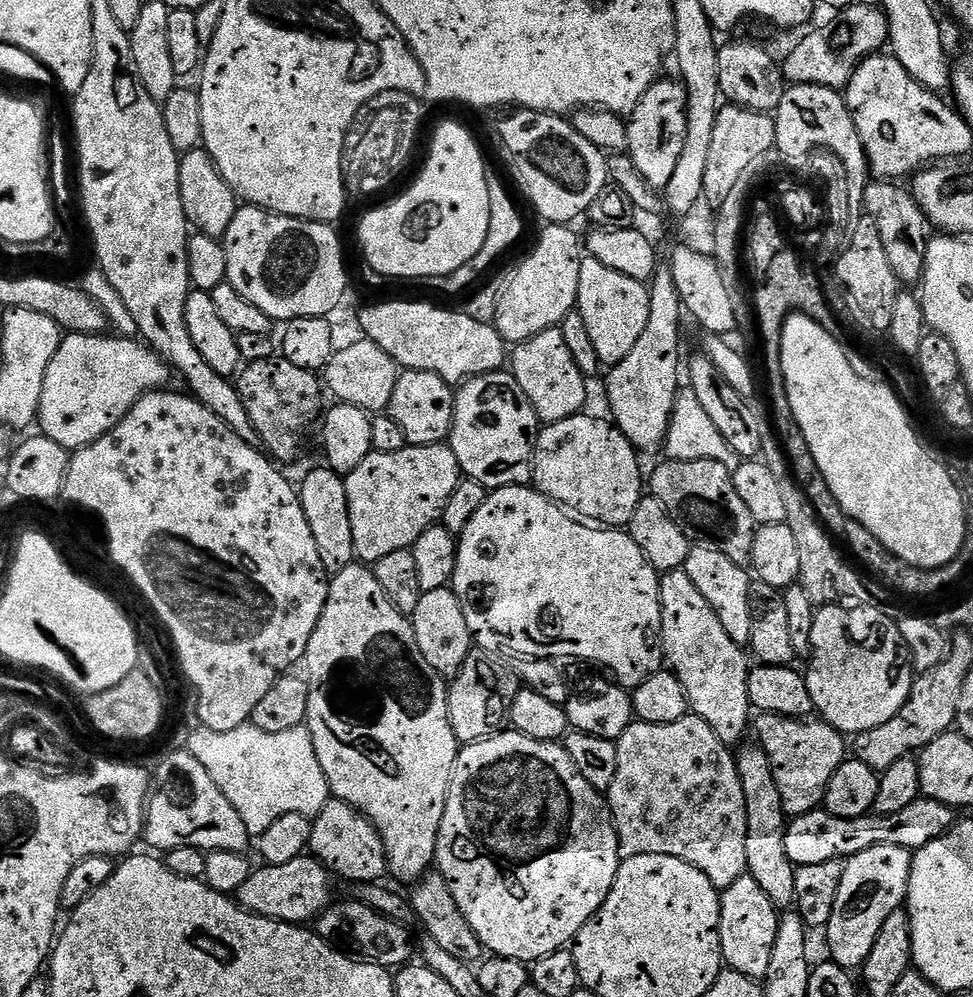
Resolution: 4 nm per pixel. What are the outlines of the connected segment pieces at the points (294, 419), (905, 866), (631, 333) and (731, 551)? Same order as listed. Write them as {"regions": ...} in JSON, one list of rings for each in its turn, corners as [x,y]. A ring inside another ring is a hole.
{"regions":[[[[273,354],[270,358],[245,363],[235,385],[267,455],[281,465],[298,459],[308,440],[308,431],[315,424],[317,427],[325,407],[321,377],[310,370],[302,370],[302,366],[294,366],[294,362],[285,360],[283,355]]],[[[883,844],[870,846],[870,850],[862,850],[862,854],[844,860],[842,886],[838,886],[834,914],[830,914],[826,929],[831,963],[849,970],[863,969],[886,918],[905,907],[913,855],[913,849]]],[[[585,255],[581,259],[576,308],[582,314],[582,322],[586,322],[586,331],[590,333],[601,365],[622,362],[622,358],[634,350],[642,330],[646,330],[646,321],[650,319],[648,289],[645,281],[626,278],[626,274],[618,274],[618,270],[602,266],[602,262],[593,256]]],[[[665,459],[650,472],[650,492],[666,506],[670,518],[682,526],[682,530],[693,542],[713,544],[730,562],[745,566],[752,563],[754,534],[758,527],[750,509],[742,503],[738,490],[734,490],[731,471],[722,462],[699,460],[678,462]]]]}

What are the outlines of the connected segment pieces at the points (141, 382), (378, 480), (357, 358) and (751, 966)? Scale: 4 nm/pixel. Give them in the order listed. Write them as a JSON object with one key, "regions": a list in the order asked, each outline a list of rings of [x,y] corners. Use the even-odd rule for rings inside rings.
{"regions":[[[[81,332],[65,335],[58,354],[46,366],[42,402],[38,417],[41,433],[69,450],[85,448],[102,434],[114,430],[122,418],[147,392],[165,387],[170,369],[158,353],[136,338],[115,334],[87,336]]],[[[447,443],[409,446],[394,454],[371,452],[354,471],[344,476],[346,502],[350,506],[350,530],[354,530],[356,560],[371,566],[378,558],[394,554],[394,550],[411,548],[431,524],[437,523],[450,502],[450,494],[460,485],[462,473]]],[[[367,338],[359,339],[345,348],[337,347],[333,351],[330,362],[324,367],[322,380],[327,391],[332,391],[339,403],[358,406],[369,414],[380,414],[388,407],[390,394],[394,394],[394,382],[398,382],[401,369],[394,358],[382,350],[382,346]]],[[[750,875],[738,878],[734,886],[720,892],[720,949],[724,963],[731,971],[763,981],[770,970],[774,942],[778,938],[781,913],[770,897]]]]}

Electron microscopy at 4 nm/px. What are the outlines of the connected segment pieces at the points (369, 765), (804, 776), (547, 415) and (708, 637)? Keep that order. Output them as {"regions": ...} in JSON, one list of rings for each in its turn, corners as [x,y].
{"regions":[[[[354,562],[350,566],[346,566],[346,570],[337,572],[331,577],[328,585],[328,601],[322,610],[322,618],[318,618],[318,626],[314,626],[314,634],[310,634],[310,642],[306,646],[306,654],[304,655],[302,664],[303,667],[308,667],[308,672],[306,671],[306,679],[308,681],[308,689],[310,690],[306,727],[308,733],[312,736],[312,741],[314,742],[314,754],[318,754],[318,763],[322,766],[322,774],[326,774],[329,793],[331,793],[335,799],[346,802],[350,806],[357,808],[359,812],[361,812],[361,814],[376,827],[378,834],[384,843],[386,858],[388,859],[388,871],[391,879],[401,880],[402,883],[408,884],[407,886],[415,885],[416,881],[422,879],[429,869],[431,869],[436,863],[436,843],[438,842],[440,827],[442,826],[442,814],[446,810],[446,798],[448,797],[448,791],[450,790],[452,771],[454,770],[454,762],[456,761],[456,753],[458,751],[458,741],[454,734],[454,730],[450,726],[450,714],[448,713],[448,684],[446,683],[445,677],[440,676],[438,670],[434,670],[434,666],[430,666],[430,662],[426,662],[426,658],[422,658],[422,650],[418,650],[418,642],[416,641],[414,630],[412,629],[411,619],[409,619],[405,613],[398,611],[397,608],[390,603],[386,598],[386,590],[382,590],[382,586],[378,586],[378,578],[372,573],[371,567],[365,566],[360,562]]],[[[765,712],[754,720],[758,743],[766,750],[770,766],[774,769],[774,782],[782,794],[784,814],[791,818],[815,812],[823,805],[824,791],[838,766],[846,759],[845,737],[837,728],[820,718],[797,718]]],[[[551,328],[524,344],[515,345],[510,352],[510,371],[518,386],[522,386],[526,398],[530,398],[536,416],[545,425],[585,411],[589,381],[582,370],[578,370],[578,362],[574,362],[574,354],[570,354],[559,328]]],[[[683,570],[661,575],[660,609],[664,659],[686,690],[691,715],[702,717],[724,744],[743,745],[754,716],[748,693],[749,653],[726,634],[718,614],[710,610],[710,602],[702,598],[698,586],[690,582]]]]}

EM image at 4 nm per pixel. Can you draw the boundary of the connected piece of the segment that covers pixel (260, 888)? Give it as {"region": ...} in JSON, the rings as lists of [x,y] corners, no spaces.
{"region":[[[311,854],[294,858],[294,862],[257,867],[234,893],[240,907],[256,916],[283,920],[285,924],[307,925],[333,903],[333,877],[327,868]]]}

